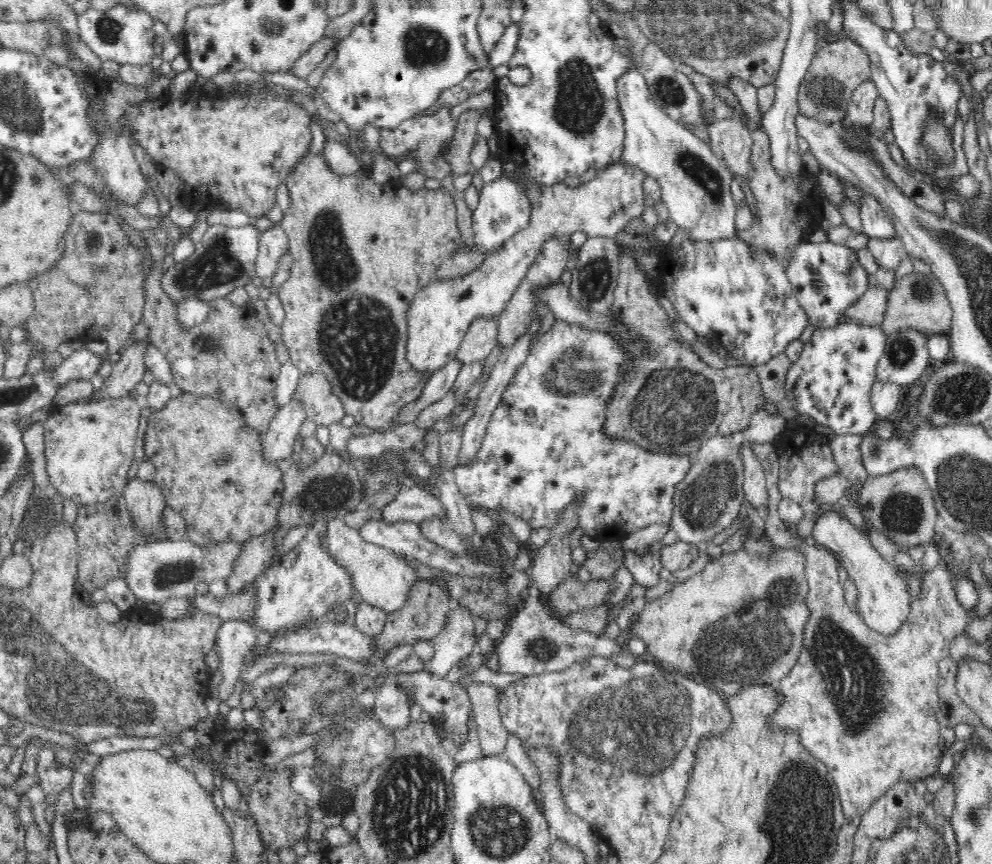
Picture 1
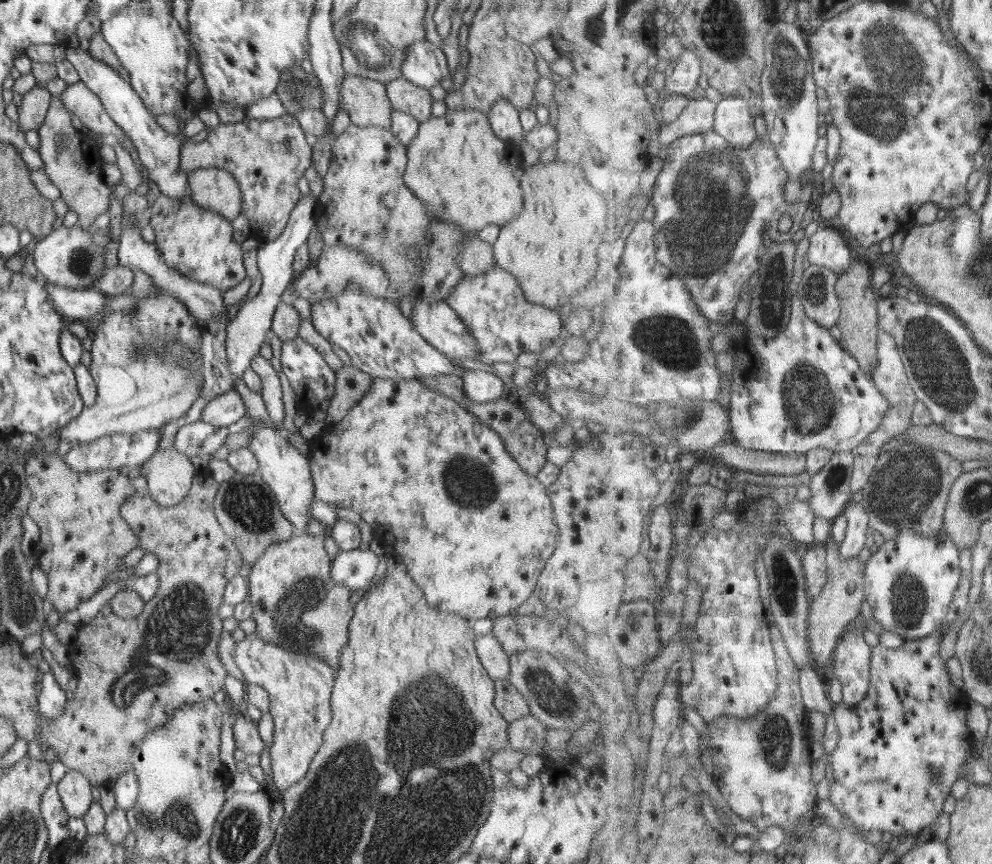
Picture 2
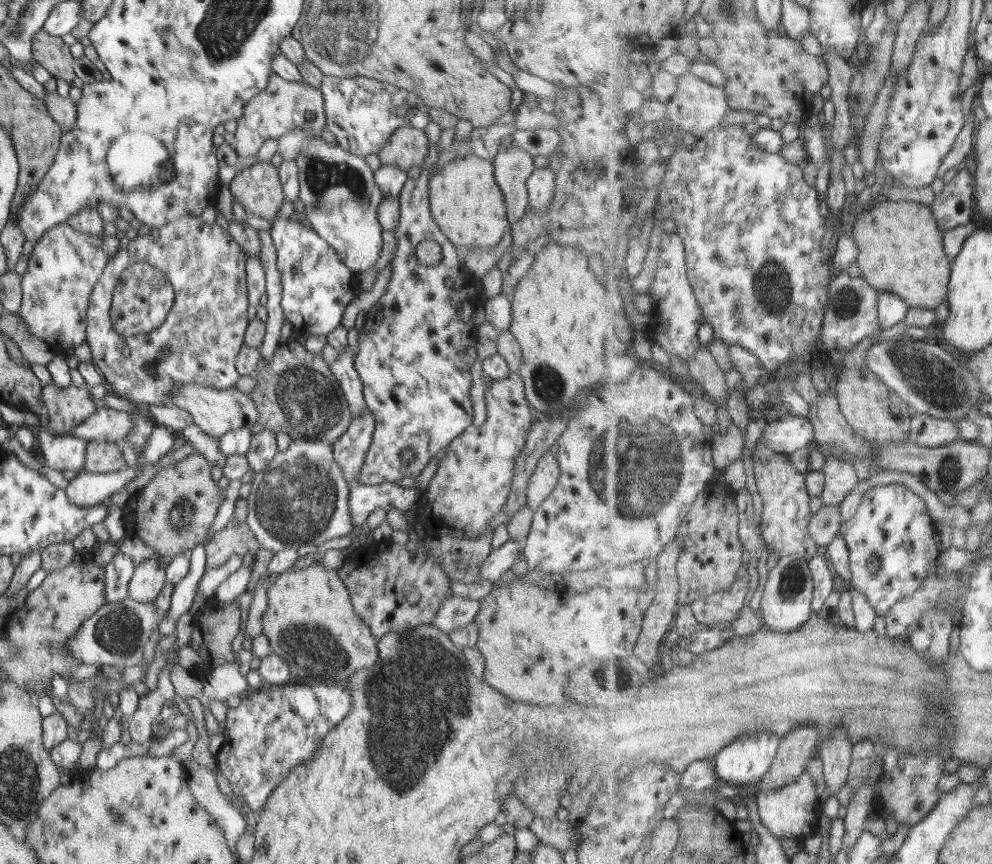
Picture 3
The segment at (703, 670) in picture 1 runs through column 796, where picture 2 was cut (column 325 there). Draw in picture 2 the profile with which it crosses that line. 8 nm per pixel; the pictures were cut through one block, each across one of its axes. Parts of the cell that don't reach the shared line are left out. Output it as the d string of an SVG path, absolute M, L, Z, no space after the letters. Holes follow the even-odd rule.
M296 533L291 539L272 544L264 549L260 558L251 565L249 595L256 622L255 633L266 642L273 641L298 653L308 653L320 657L335 672L339 668L340 651L348 644L349 622L354 616L354 592L333 582L331 564L333 561L324 548L324 539L318 536Z

